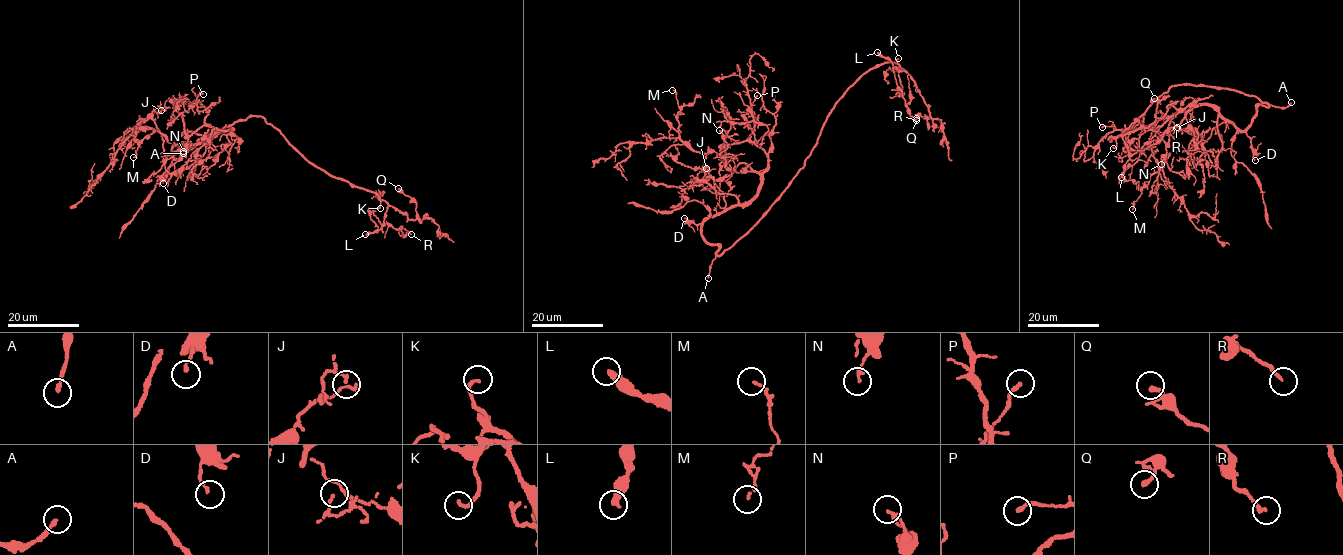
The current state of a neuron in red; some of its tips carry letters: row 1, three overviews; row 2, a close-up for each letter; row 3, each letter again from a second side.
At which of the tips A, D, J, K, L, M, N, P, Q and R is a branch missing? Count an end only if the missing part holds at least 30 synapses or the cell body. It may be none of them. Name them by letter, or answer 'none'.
A

